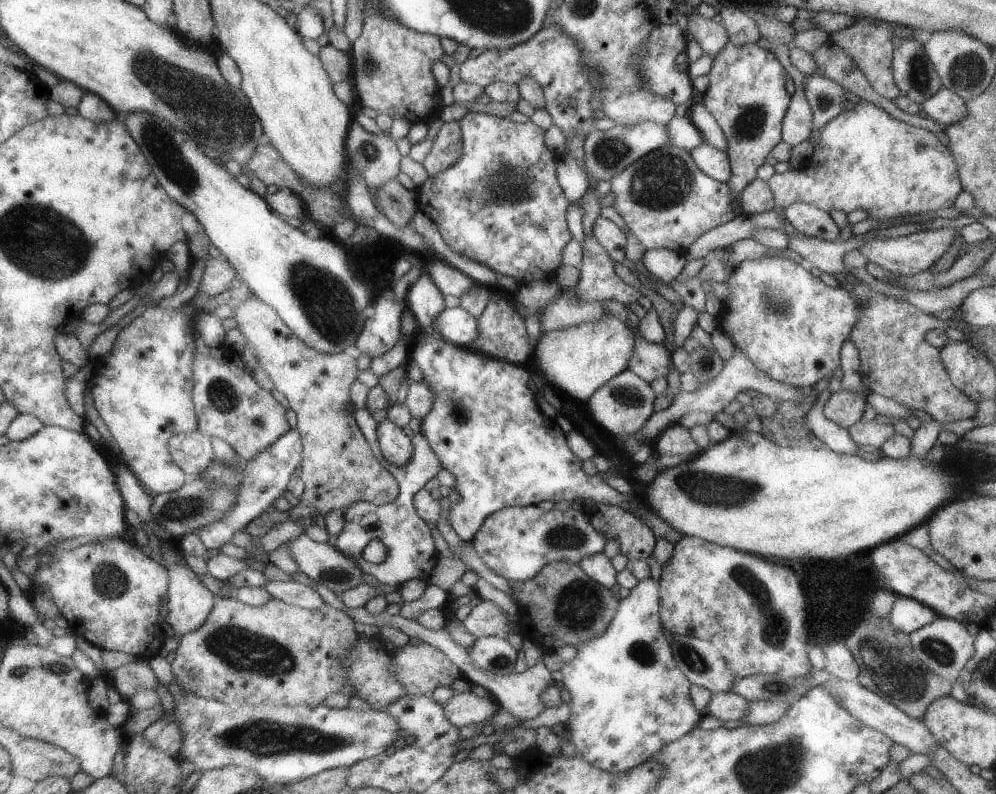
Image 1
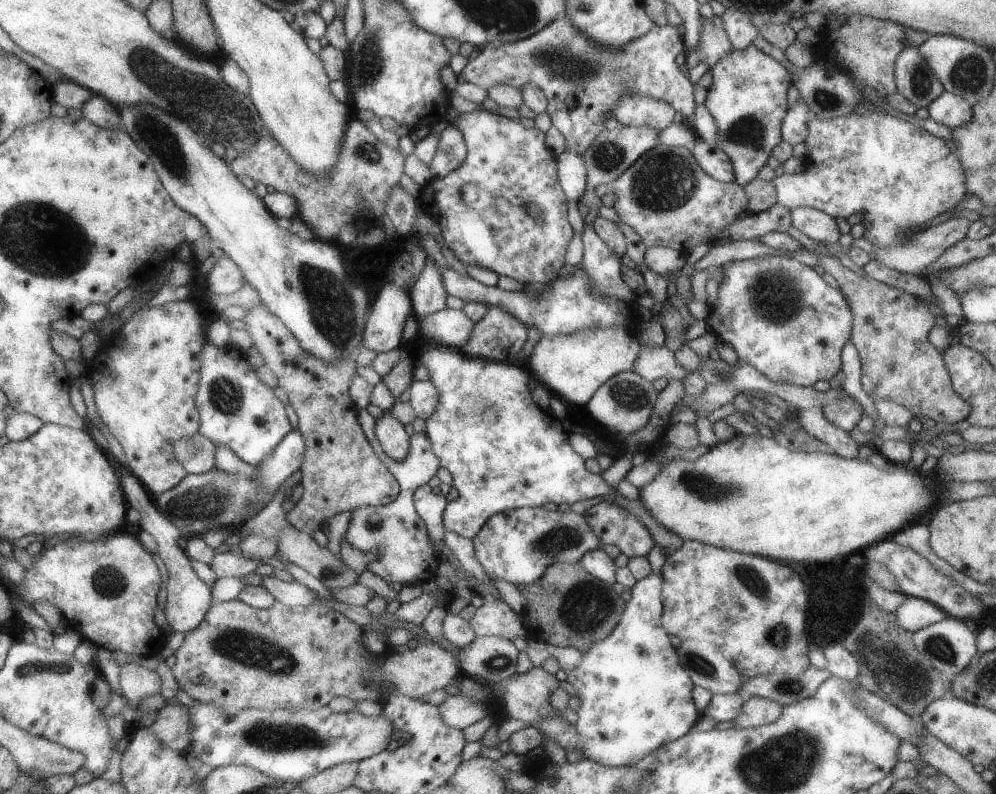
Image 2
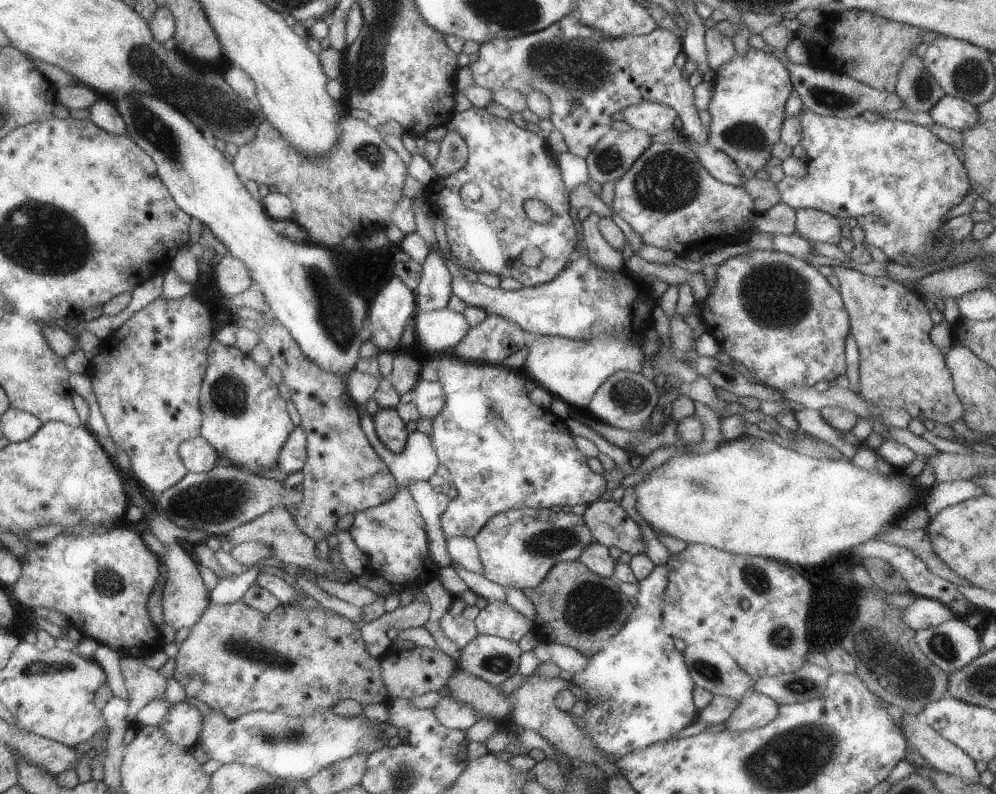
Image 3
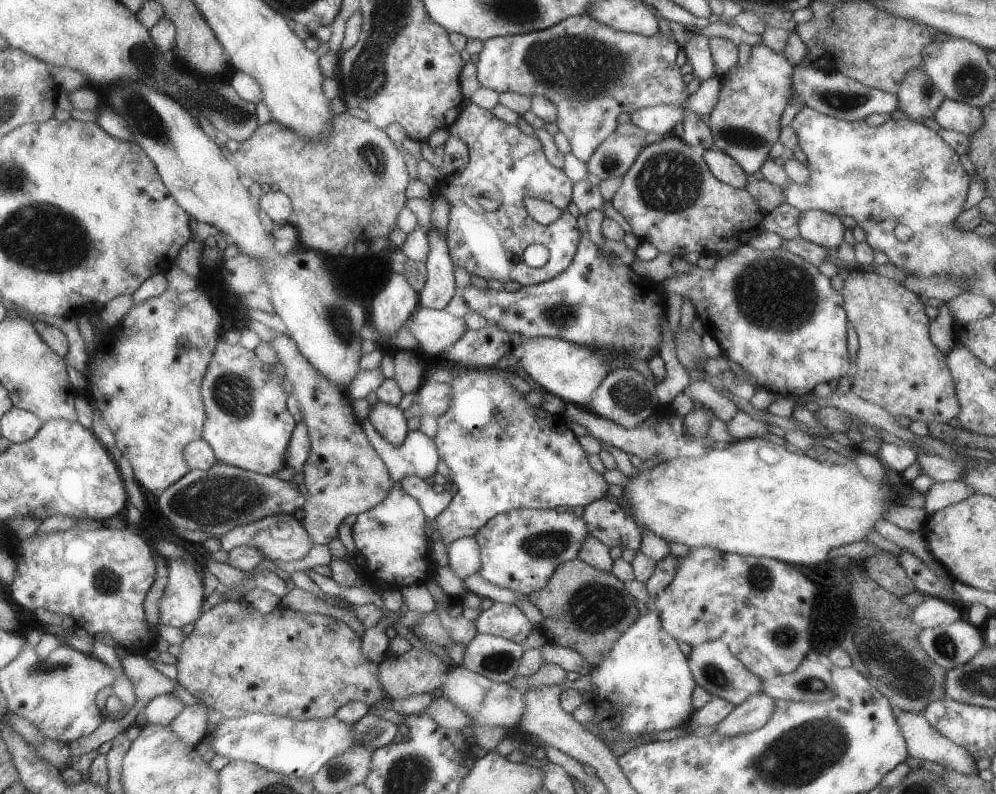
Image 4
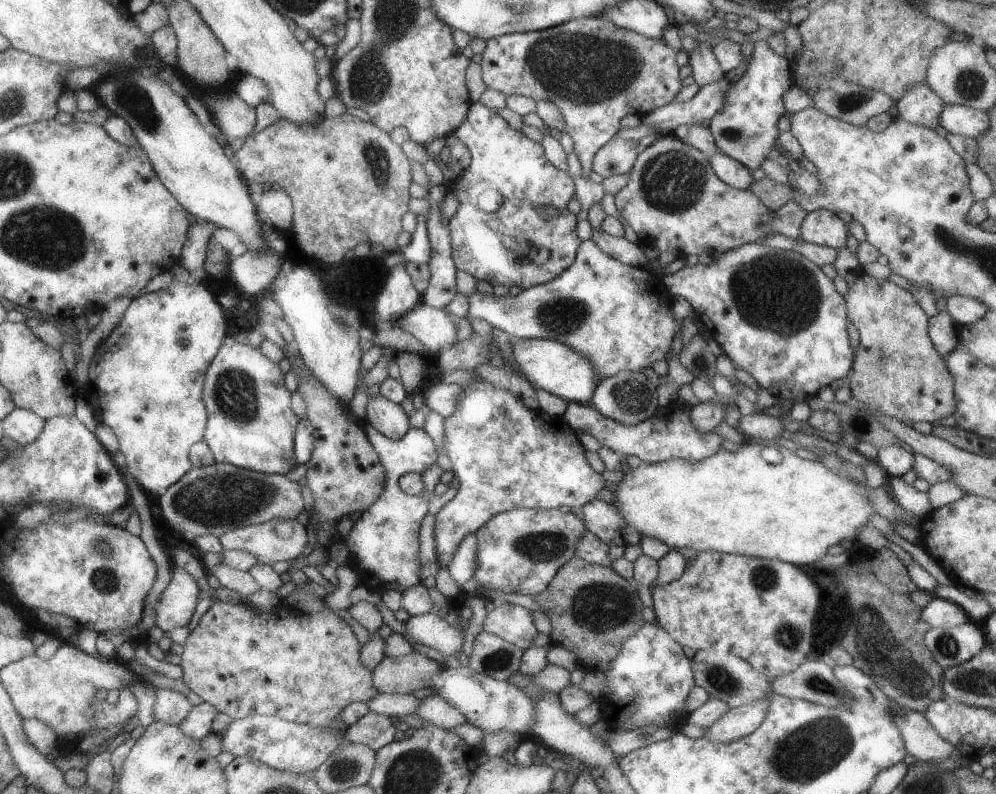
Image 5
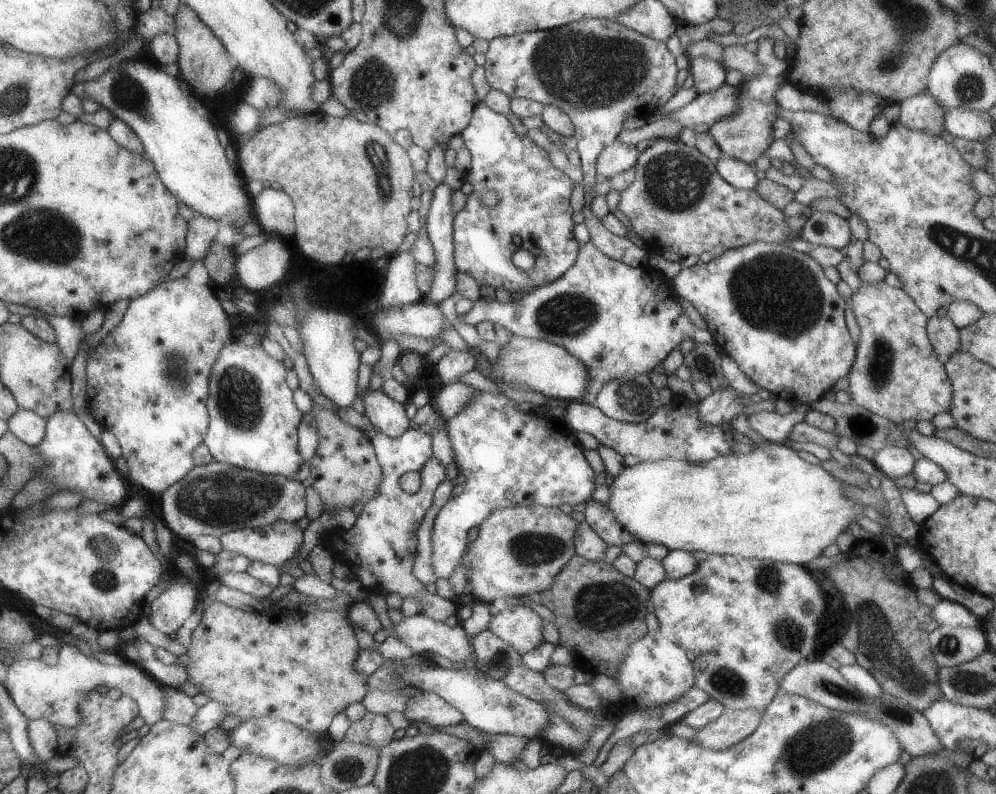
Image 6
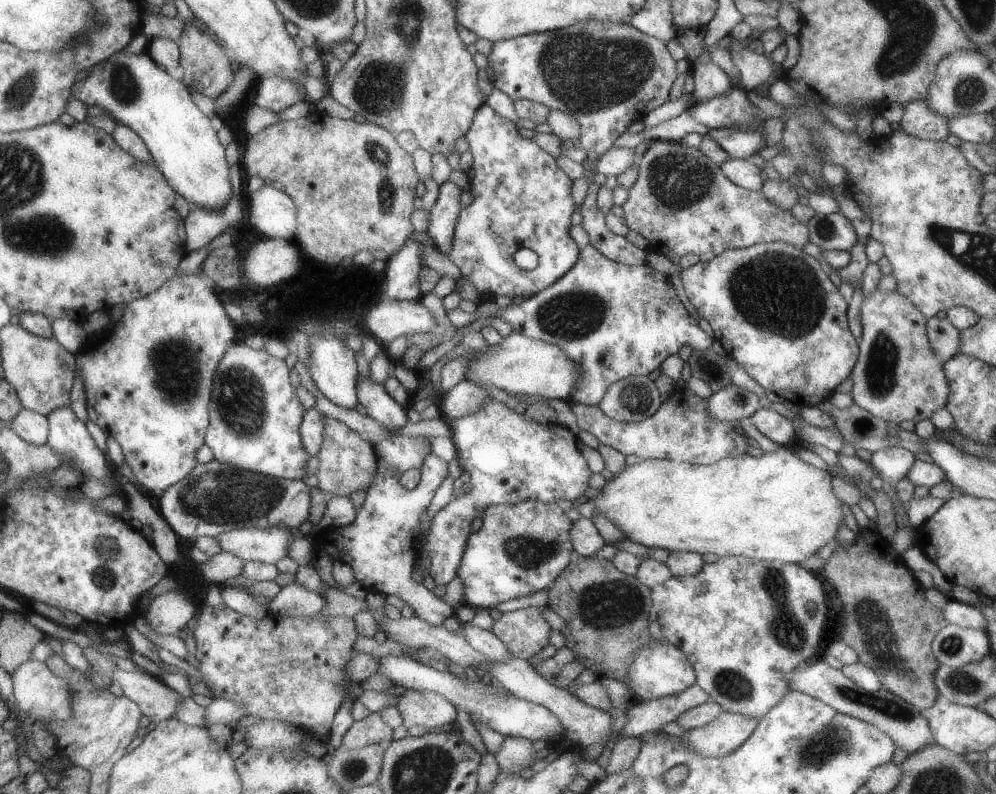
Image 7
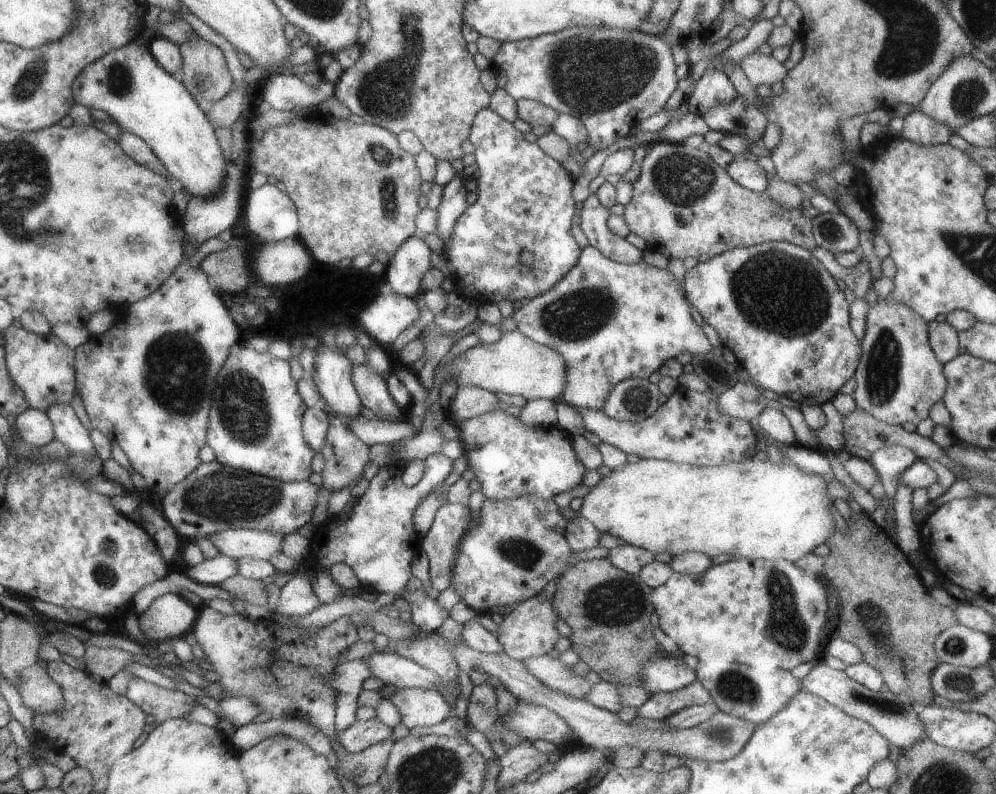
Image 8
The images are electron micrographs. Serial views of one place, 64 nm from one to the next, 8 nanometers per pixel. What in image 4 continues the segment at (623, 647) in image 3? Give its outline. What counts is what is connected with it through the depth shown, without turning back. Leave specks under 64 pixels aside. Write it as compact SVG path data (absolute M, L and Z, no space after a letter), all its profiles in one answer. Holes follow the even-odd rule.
M670 553L668 556L666 556L666 558L662 558L662 560L655 562L656 566L654 574L651 576L651 579L648 580L647 583L645 583L648 589L648 593L650 595L648 603L645 603L648 608L647 614L640 615L637 618L637 621L630 628L628 628L628 630L615 642L610 654L604 657L603 660L598 664L598 666L596 666L596 668L592 668L591 672L588 674L591 676L592 682L594 684L594 689L592 690L592 693L594 694L593 704L596 707L596 717L593 722L595 724L598 724L600 730L603 730L602 734L600 735L600 738L610 748L611 746L607 743L607 741L612 740L613 738L640 738L640 736L642 736L642 732L660 732L660 730L668 730L669 728L682 728L689 726L690 718L693 715L693 712L695 711L692 706L692 695L693 690L696 688L697 682L694 680L692 671L690 670L689 658L686 658L686 656L682 653L680 647L678 647L678 641L673 636L670 636L668 632L663 629L663 626L661 625L659 609L655 605L656 597L660 595L660 592L662 592L662 590L667 588L667 586L672 582L672 580L674 580L674 577L676 576L677 560L678 557Z

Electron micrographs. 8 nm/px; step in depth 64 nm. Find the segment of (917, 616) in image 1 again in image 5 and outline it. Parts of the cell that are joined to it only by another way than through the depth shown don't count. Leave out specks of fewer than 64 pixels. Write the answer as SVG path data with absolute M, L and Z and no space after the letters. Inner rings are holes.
M937 596L922 609L921 617L931 627L956 627L972 622L962 606Z

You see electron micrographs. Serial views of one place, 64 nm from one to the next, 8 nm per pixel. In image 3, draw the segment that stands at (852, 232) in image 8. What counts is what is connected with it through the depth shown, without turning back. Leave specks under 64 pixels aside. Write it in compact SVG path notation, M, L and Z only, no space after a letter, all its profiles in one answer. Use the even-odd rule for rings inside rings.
M798 209L795 212L797 234L814 242L829 242L838 246L842 240L840 219L818 209Z

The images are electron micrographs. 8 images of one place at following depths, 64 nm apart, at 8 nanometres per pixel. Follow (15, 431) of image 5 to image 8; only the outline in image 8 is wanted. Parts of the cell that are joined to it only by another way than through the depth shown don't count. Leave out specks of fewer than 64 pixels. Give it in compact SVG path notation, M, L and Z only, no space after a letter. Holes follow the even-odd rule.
M26 409L17 416L16 430L28 445L44 447L55 438L53 424L46 411Z

